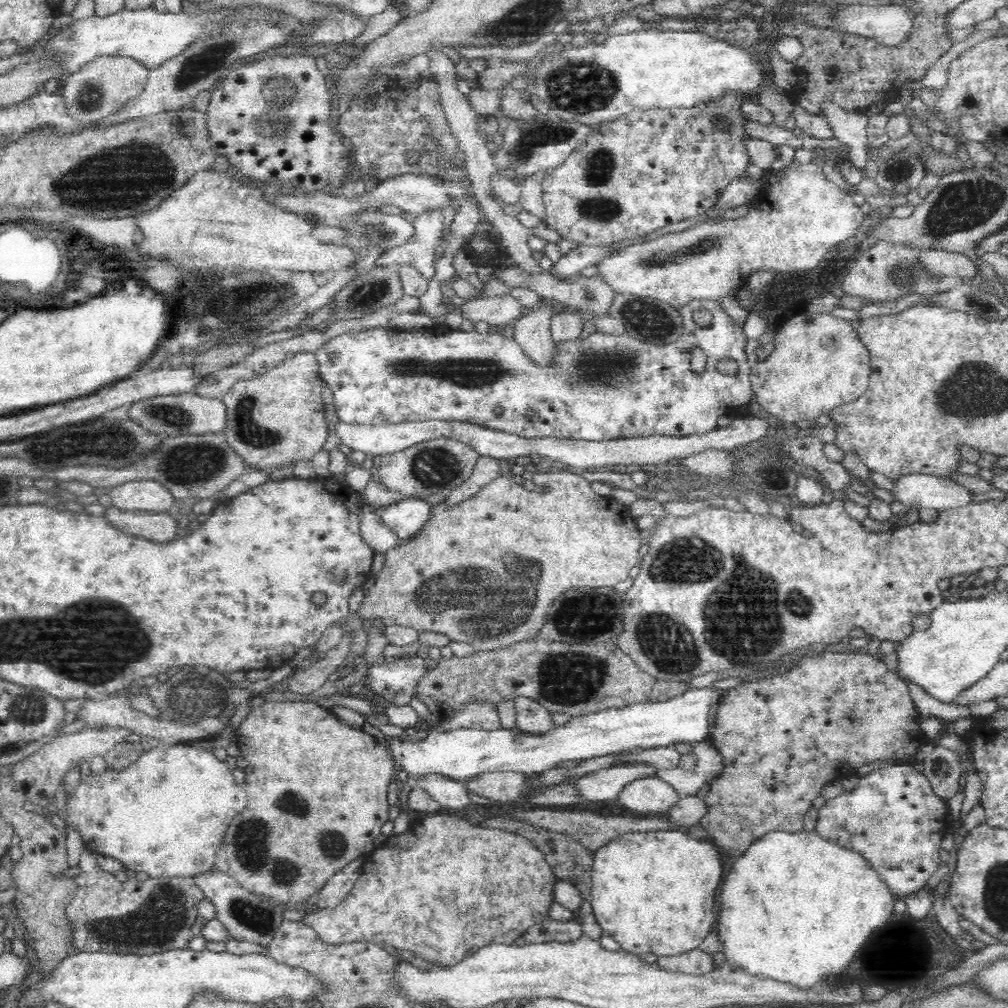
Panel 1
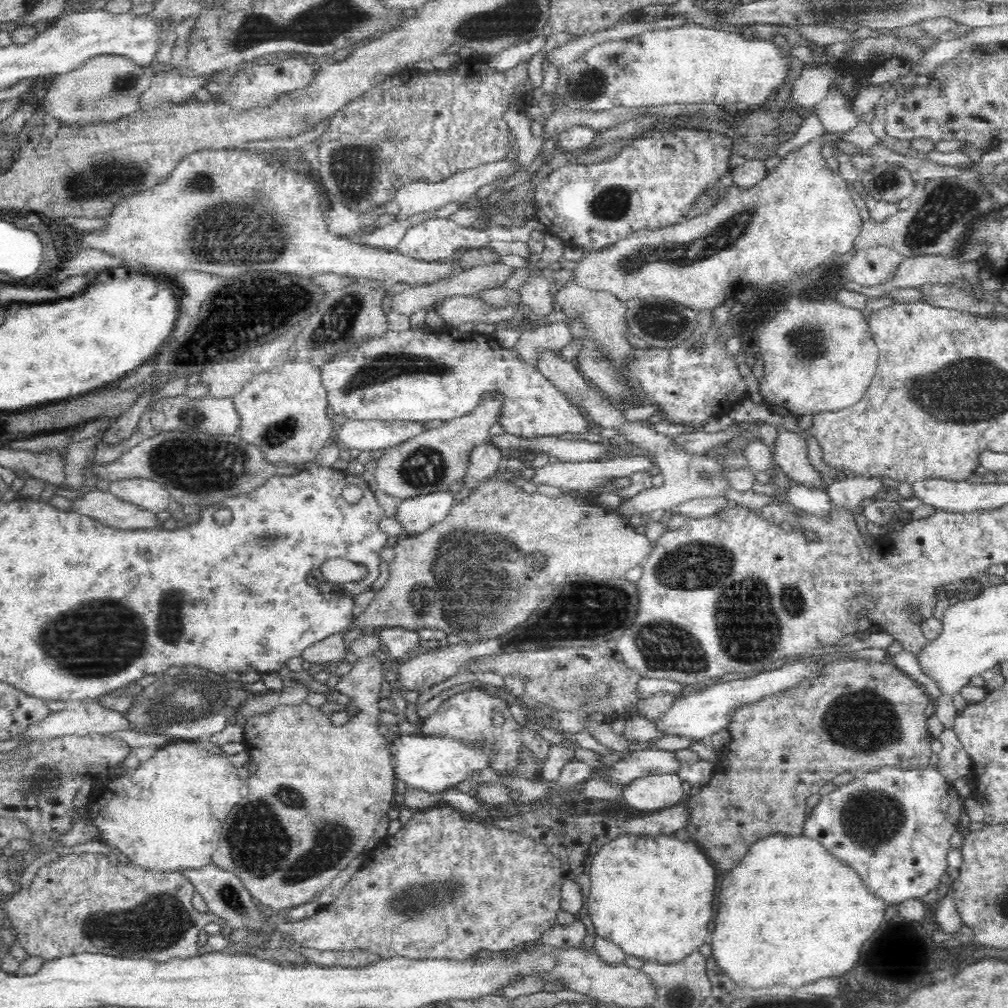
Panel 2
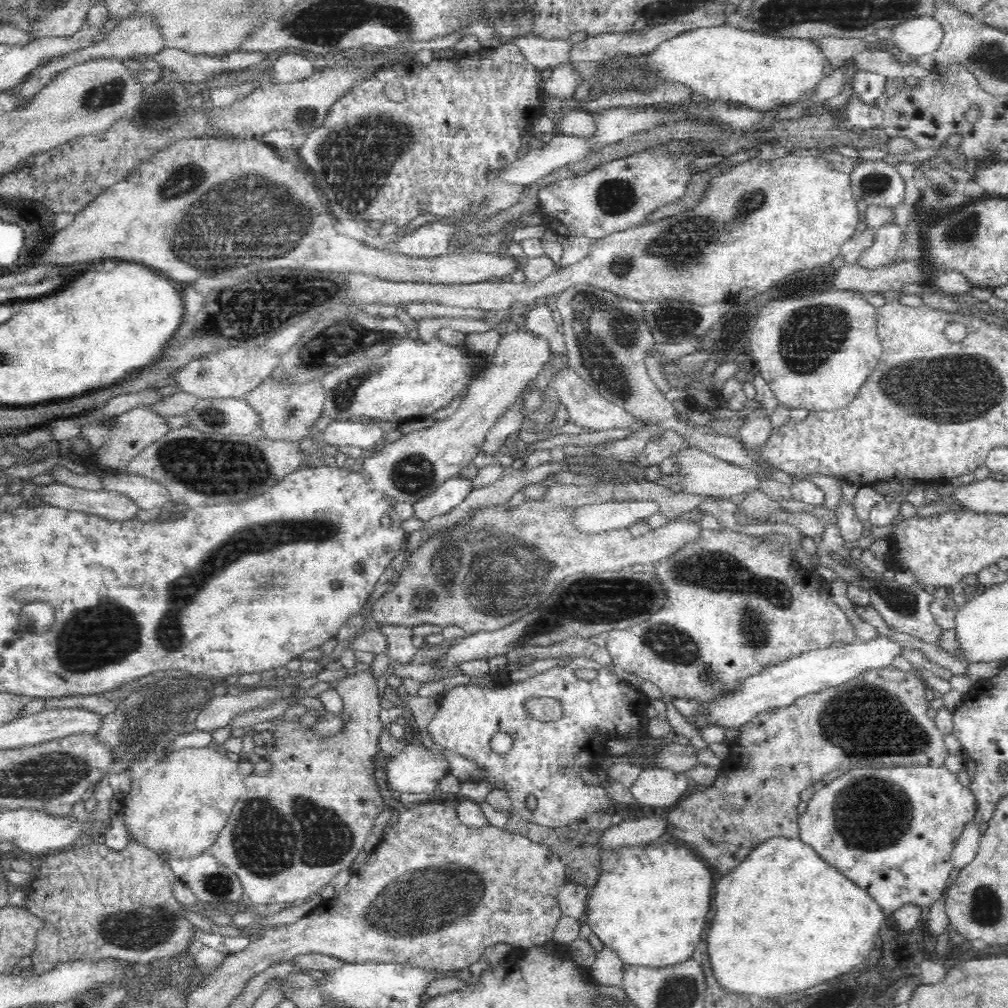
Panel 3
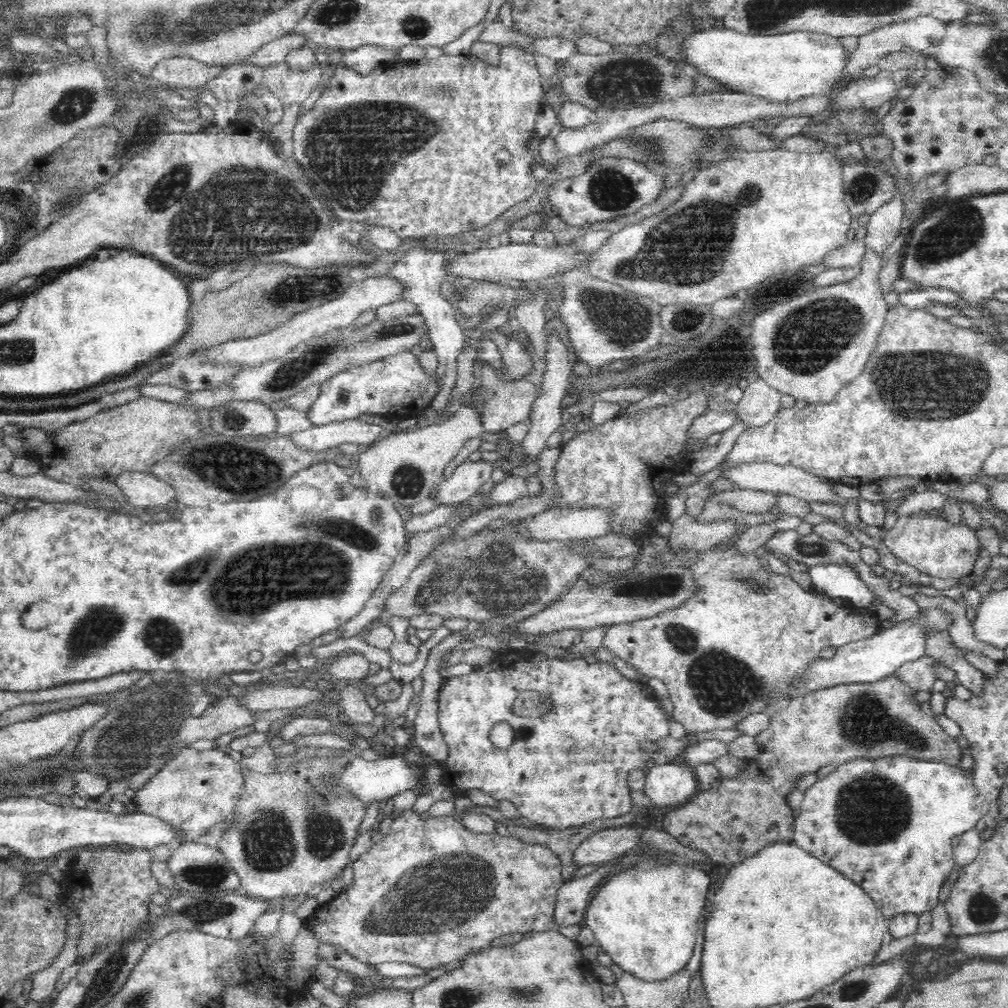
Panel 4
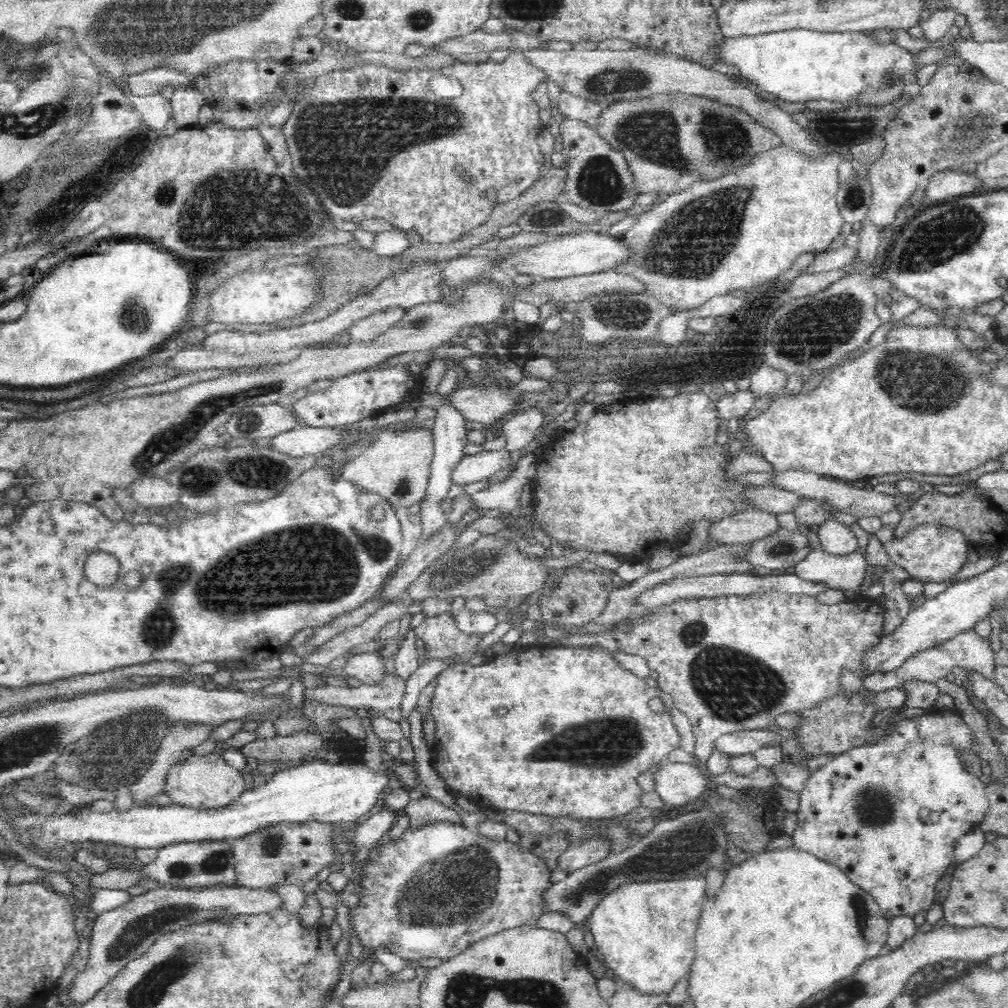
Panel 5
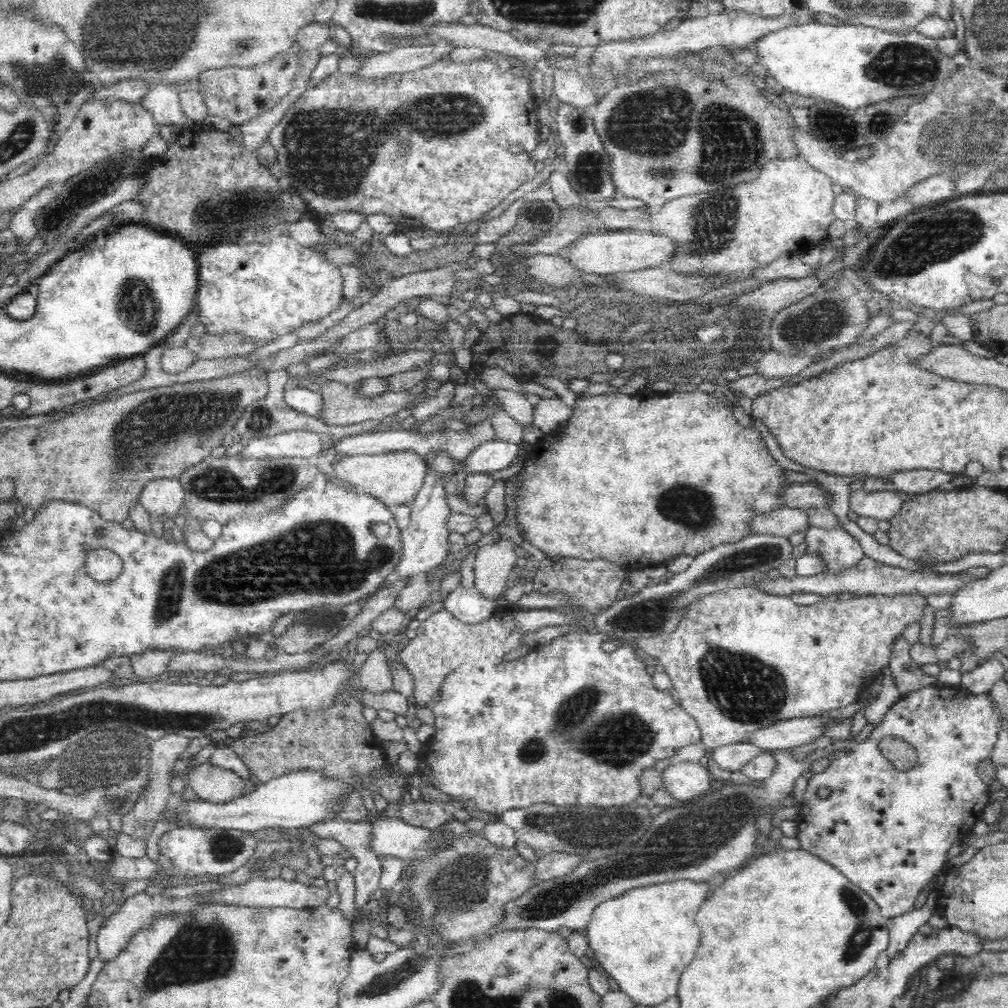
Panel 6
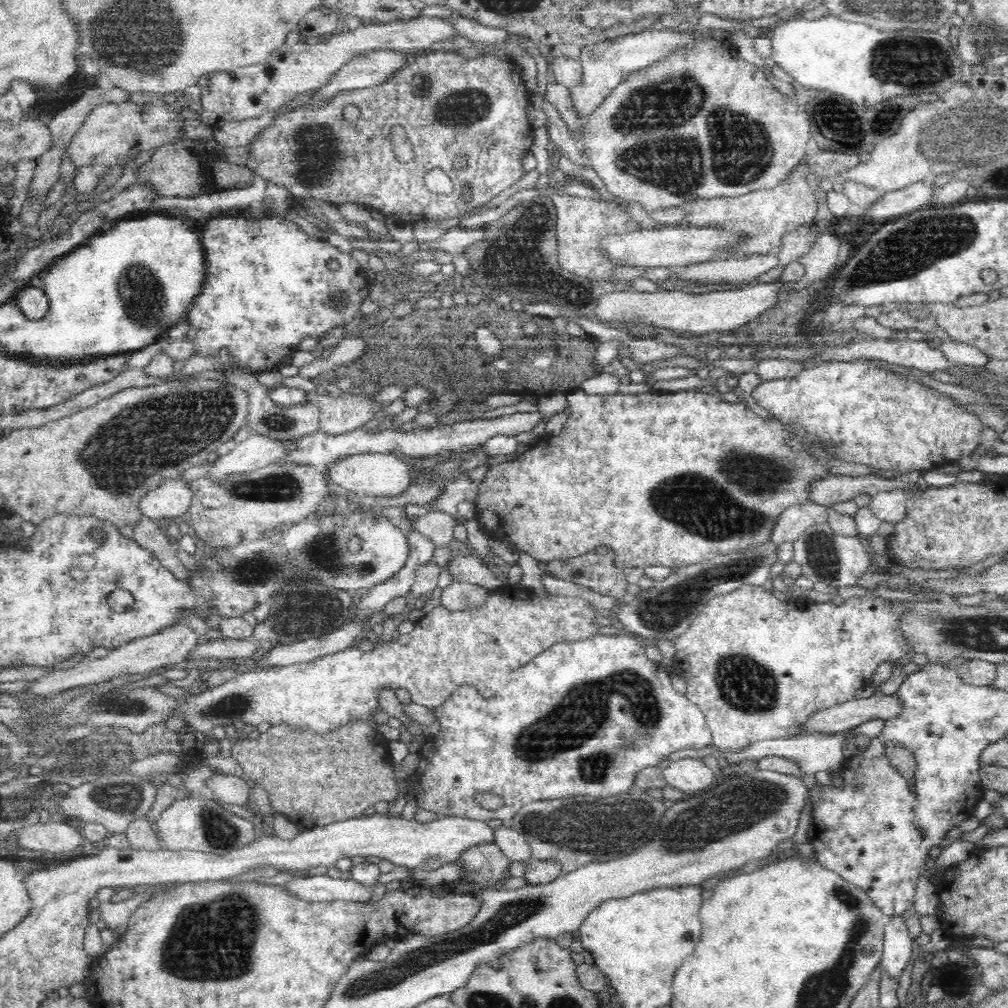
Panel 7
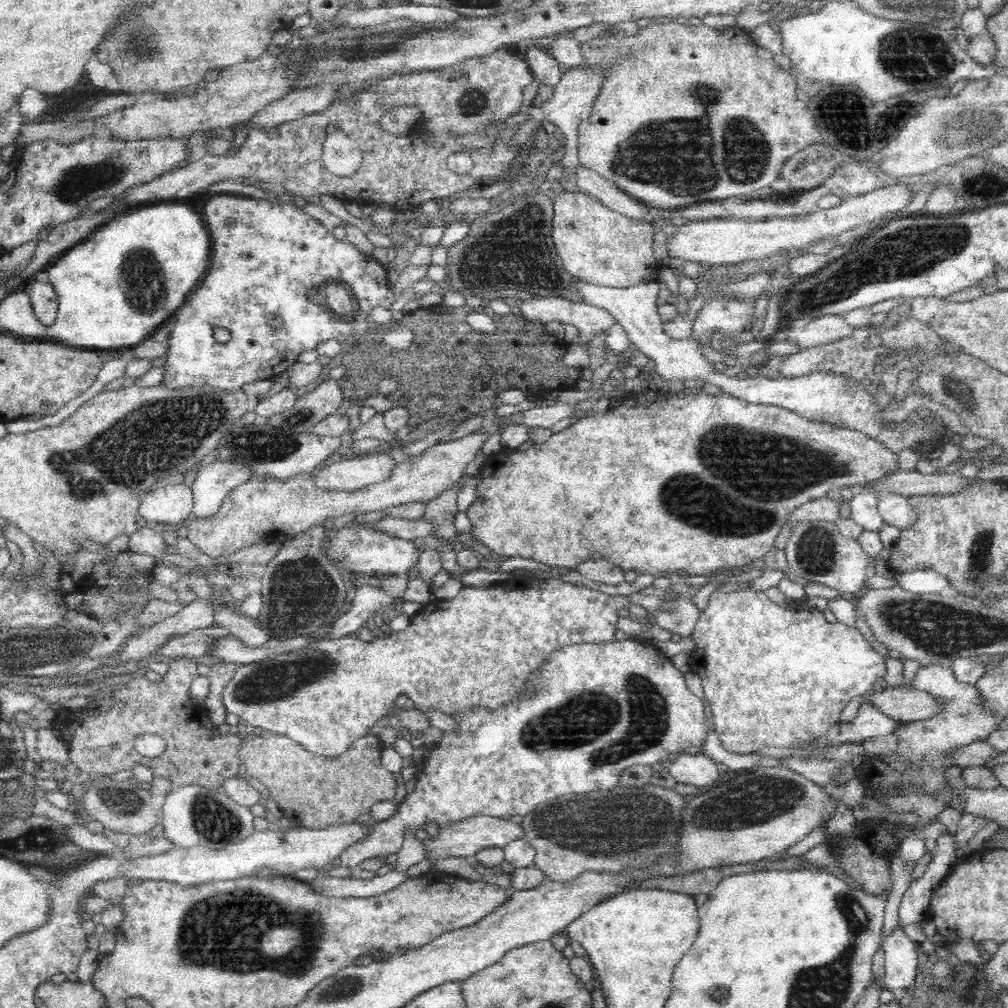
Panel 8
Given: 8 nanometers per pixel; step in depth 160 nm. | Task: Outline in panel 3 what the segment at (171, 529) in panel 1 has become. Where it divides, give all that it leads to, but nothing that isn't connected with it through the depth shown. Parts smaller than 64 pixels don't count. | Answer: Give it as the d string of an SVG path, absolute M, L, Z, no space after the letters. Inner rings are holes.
M54 482L39 486L36 494L42 496L43 504L91 514L110 522L134 520L141 509L128 496L105 488L92 491Z

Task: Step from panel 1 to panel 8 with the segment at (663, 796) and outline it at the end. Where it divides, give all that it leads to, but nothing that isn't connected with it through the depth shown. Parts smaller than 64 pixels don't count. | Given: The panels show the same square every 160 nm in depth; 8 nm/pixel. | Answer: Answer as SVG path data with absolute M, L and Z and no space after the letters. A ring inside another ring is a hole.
M685 752L671 758L667 768L677 783L701 788L718 780L716 762L706 754L691 755Z

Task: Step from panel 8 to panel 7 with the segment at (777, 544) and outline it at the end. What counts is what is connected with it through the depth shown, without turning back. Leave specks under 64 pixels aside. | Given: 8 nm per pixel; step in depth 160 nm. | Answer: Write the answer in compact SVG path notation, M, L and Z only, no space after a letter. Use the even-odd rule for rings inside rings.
M812 503L788 506L776 518L770 539L776 544L794 542L802 532L814 524L826 523L826 507Z

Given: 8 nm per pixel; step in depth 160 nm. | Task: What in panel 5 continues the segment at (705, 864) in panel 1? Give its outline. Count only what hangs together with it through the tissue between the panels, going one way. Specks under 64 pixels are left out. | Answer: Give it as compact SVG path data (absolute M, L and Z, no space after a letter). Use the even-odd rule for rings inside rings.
M704 876L688 880L656 880L656 882L628 882L605 894L586 918L595 945L604 955L607 966L621 980L632 982L642 992L670 992L694 962L694 932L704 908Z

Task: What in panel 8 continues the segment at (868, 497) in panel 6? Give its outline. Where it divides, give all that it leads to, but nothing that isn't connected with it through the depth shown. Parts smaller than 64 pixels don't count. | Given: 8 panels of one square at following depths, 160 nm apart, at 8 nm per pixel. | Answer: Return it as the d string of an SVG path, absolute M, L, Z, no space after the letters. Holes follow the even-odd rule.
M888 492L886 496L877 498L877 511L884 523L899 529L912 526L917 520L916 511L908 503L907 497L898 493Z

